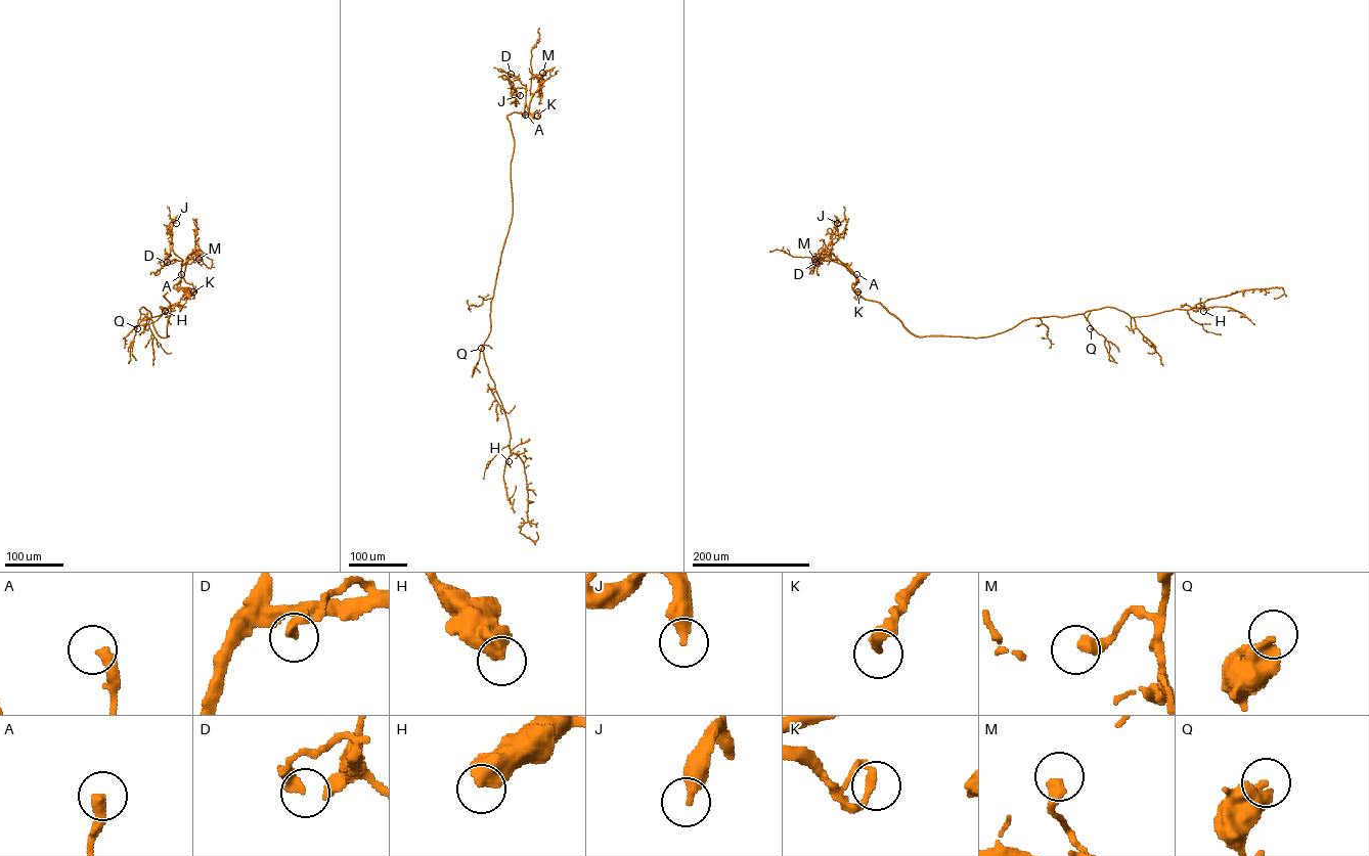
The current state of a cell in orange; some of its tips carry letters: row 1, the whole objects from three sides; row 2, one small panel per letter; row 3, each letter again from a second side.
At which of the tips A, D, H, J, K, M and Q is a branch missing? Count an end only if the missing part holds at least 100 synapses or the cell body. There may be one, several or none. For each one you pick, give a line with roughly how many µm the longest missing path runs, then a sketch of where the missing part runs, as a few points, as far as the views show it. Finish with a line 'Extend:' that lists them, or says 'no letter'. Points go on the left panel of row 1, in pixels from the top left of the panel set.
A: Missing length about 40 µm. Course of what is missing: (181, 274), (179, 262)
Extend: A

